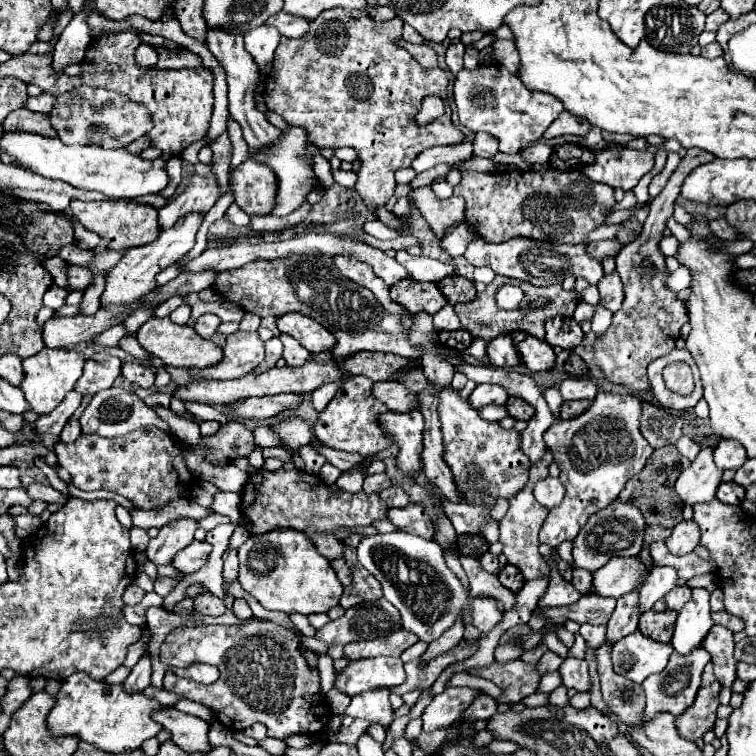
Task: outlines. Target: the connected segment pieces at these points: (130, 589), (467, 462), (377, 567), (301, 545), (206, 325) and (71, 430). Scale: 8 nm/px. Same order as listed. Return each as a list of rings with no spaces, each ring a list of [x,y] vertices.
[[[133,582],[133,584],[127,586],[127,590],[125,590],[125,594],[123,594],[123,602],[129,604],[129,606],[135,606],[135,604],[141,602],[143,596],[145,596],[145,592],[143,592],[143,590]]]
[[[451,386],[441,390],[439,398],[439,418],[445,442],[443,458],[455,476],[455,484],[459,484],[459,492],[463,492],[463,500],[467,504],[493,508],[495,498],[509,500],[509,496],[523,490],[529,480],[531,464],[521,450],[521,432],[515,428],[505,430],[499,422],[481,420],[479,414],[465,400],[461,400],[459,392]]]
[[[407,532],[375,534],[361,540],[357,556],[359,564],[381,582],[383,596],[401,612],[403,628],[417,634],[419,640],[427,644],[437,640],[459,616],[463,616],[469,592],[447,568],[443,550],[433,540],[423,540]]]
[[[287,528],[251,536],[243,546],[239,546],[237,554],[241,562],[241,586],[267,610],[281,610],[287,614],[301,612],[309,616],[315,612],[329,612],[329,608],[339,604],[343,586],[335,576],[331,562],[321,556],[315,544],[311,544],[311,540],[307,540],[299,530]]]
[[[203,314],[197,318],[197,324],[195,324],[195,330],[199,332],[199,336],[203,338],[211,338],[215,332],[217,332],[217,326],[221,324],[221,320],[215,316],[215,314]]]
[[[69,420],[61,432],[61,442],[69,444],[69,442],[75,442],[81,434],[81,426],[79,426],[79,420]]]

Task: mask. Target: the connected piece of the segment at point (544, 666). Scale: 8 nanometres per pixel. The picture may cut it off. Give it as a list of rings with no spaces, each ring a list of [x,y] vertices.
[[[549,650],[549,652],[541,658],[541,662],[537,664],[537,670],[539,670],[541,674],[545,674],[545,672],[553,672],[553,670],[559,668],[559,664],[563,664],[563,658]]]

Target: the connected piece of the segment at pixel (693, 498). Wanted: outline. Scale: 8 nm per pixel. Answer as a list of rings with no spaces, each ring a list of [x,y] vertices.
[[[703,448],[699,456],[691,462],[691,466],[685,468],[677,478],[675,492],[685,504],[709,502],[715,498],[721,478],[723,478],[723,470],[717,470],[713,462],[713,450]]]

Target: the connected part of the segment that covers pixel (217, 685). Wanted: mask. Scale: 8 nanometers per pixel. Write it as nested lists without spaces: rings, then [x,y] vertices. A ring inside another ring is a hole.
[[[275,622],[175,628],[161,644],[159,658],[167,666],[163,688],[205,704],[229,730],[237,732],[255,722],[263,722],[267,726],[267,736],[285,742],[295,734],[321,734],[331,718],[331,710],[327,706],[321,708],[311,702],[307,704],[305,700],[307,694],[321,694],[319,670],[311,668],[299,652],[297,636]],[[191,662],[215,664],[221,670],[219,680],[205,686],[179,678],[175,668],[185,668]]]

